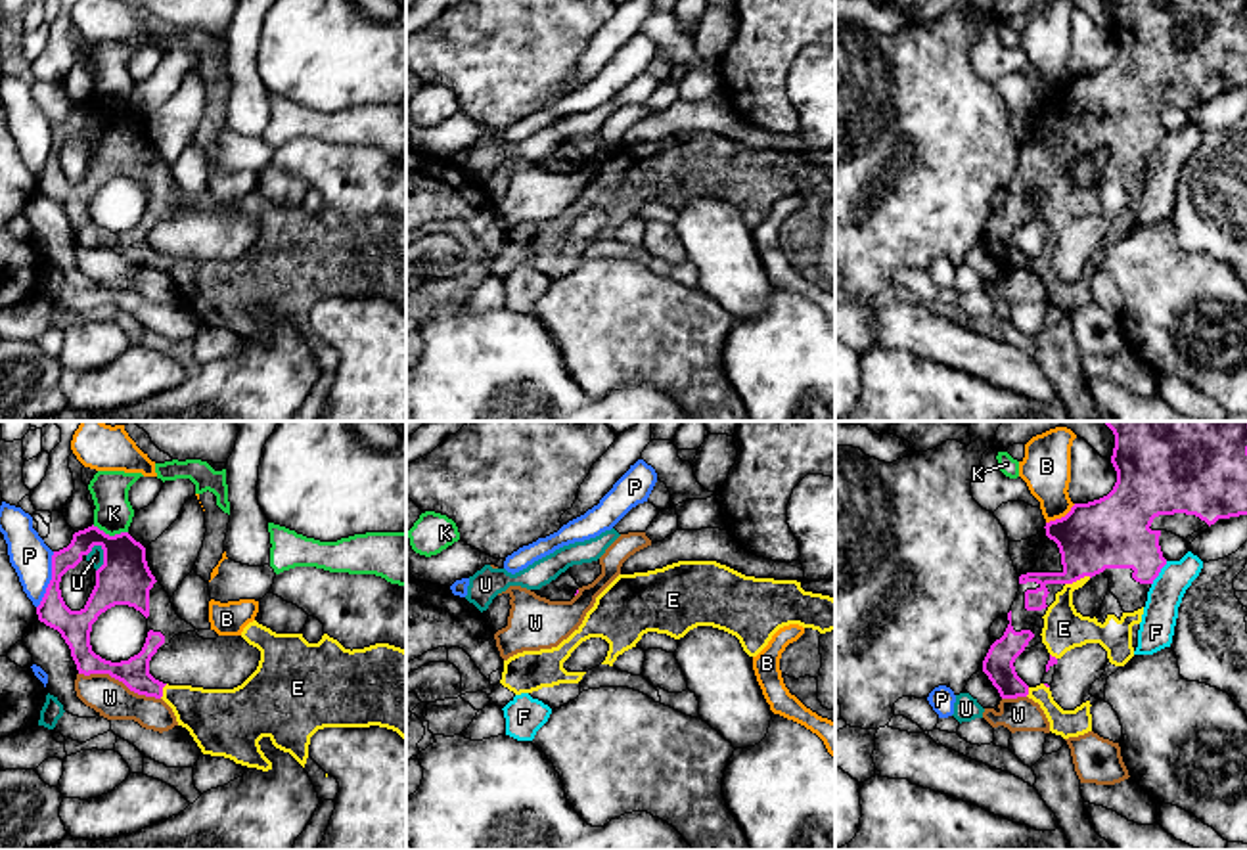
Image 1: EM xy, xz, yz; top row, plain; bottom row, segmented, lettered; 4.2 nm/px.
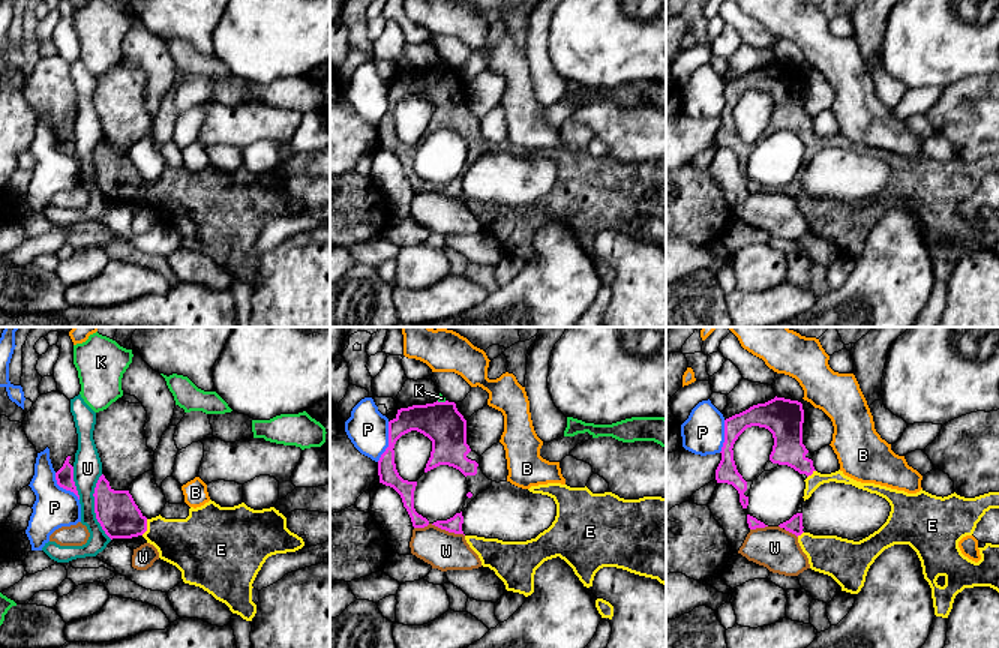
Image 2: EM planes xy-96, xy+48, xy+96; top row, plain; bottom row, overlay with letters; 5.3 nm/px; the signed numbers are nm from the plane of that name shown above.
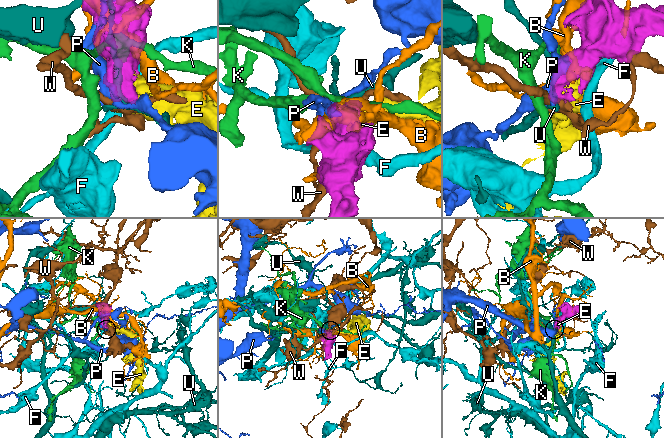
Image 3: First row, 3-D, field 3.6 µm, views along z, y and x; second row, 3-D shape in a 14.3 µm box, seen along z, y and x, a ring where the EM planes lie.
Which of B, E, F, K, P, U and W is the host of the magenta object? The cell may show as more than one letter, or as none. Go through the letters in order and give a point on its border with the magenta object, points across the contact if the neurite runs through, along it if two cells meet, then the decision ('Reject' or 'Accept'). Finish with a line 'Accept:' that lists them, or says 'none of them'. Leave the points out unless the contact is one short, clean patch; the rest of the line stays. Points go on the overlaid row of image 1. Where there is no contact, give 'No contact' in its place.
B: Touches magenta at yz (1062, 517). Reject
E: Touches magenta at yz (1077, 579). Accept
F: Touches magenta at yz (1159, 571). Boundary: yz (1167, 561), (1152, 584). Reject
K: Touches magenta at xy (108, 535). Boundary: xy (92, 525), (110, 535), (127, 533). Reject
P: Touches magenta at xy (50, 581). Reject
U: Touches magenta at xy (104, 558). Reject
W: Touches magenta at xy (119, 680). Reject
Accept: E

